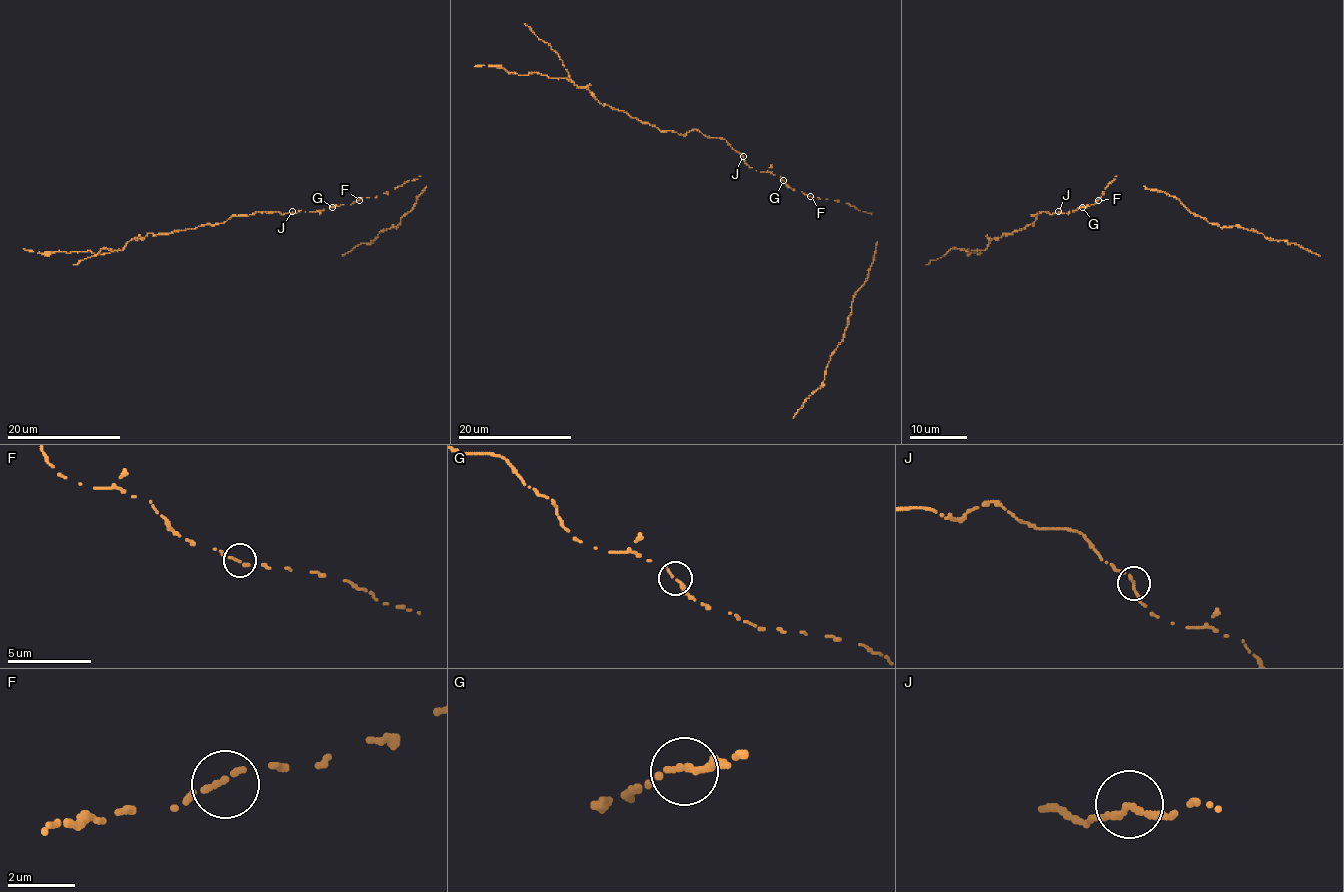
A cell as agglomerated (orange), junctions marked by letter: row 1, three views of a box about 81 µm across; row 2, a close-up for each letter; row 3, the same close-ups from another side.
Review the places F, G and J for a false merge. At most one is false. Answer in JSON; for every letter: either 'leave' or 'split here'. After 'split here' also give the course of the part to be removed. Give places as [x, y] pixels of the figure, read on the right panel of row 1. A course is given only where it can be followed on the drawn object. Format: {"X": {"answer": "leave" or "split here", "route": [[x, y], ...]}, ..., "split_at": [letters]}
{"F": {"answer": "leave"}, "G": {"answer": "leave"}, "J": {"answer": "leave"}, "split_at": []}

